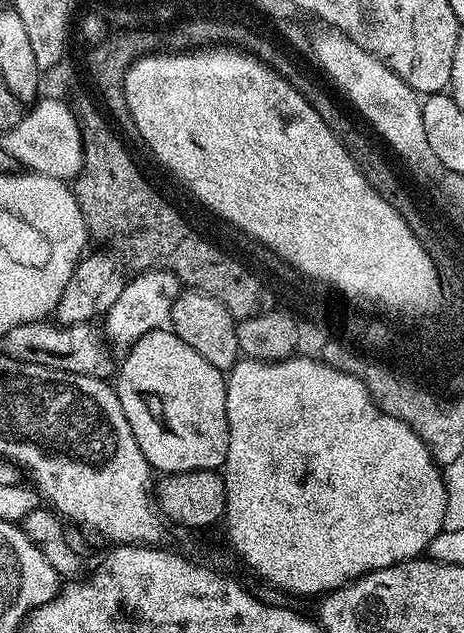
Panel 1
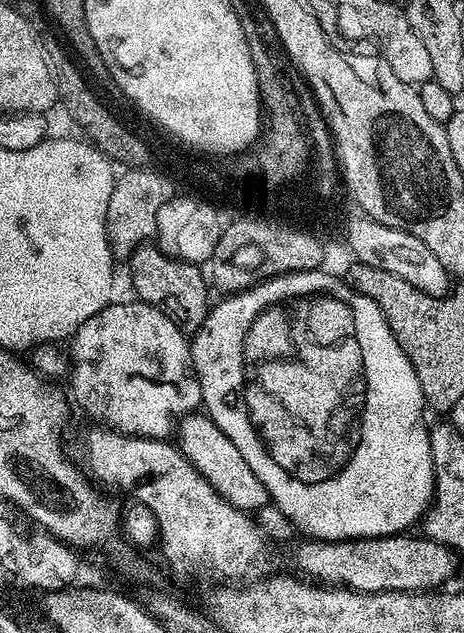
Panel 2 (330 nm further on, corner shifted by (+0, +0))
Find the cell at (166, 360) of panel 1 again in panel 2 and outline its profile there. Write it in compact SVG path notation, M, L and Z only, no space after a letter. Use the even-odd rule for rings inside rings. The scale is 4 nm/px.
M185 415L183 417L183 420L185 419L184 425L181 428L179 425L178 436L180 432L180 440L178 439L178 447L188 457L188 462L199 470L204 481L223 500L228 501L232 507L240 512L252 514L263 507L264 504L269 503L270 497L266 486L262 486L262 482L258 482L254 470L250 470L250 466L246 466L242 454L238 454L238 450L234 450L234 442L230 442L224 434L219 432L207 415L192 415Z

